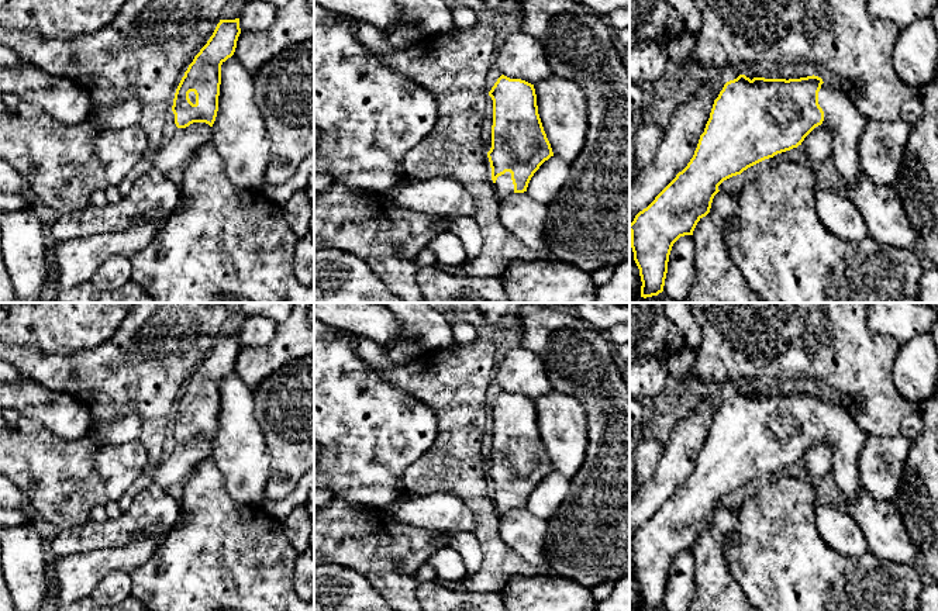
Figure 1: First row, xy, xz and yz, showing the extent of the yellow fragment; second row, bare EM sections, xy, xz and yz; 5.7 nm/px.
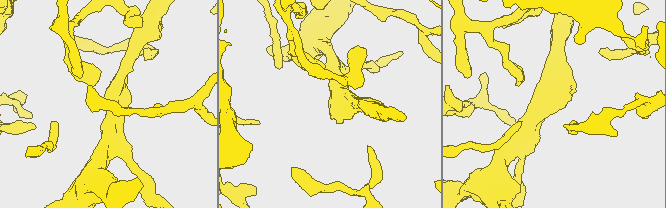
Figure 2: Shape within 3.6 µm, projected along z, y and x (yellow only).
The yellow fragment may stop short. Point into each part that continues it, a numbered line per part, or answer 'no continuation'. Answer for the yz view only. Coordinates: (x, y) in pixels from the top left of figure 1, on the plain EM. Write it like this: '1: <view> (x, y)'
1: yz (841, 432)

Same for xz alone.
1: xz (504, 501)

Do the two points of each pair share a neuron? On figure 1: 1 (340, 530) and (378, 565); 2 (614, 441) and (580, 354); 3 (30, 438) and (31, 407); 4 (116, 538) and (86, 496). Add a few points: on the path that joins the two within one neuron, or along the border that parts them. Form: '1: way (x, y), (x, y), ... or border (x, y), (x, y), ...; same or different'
1: way (349, 539), (368, 555); same
2: way (614, 420), (614, 410), (590, 375); same
3: border (21, 416), (40, 421), (59, 438); different
4: border (89, 520), (61, 530); different

